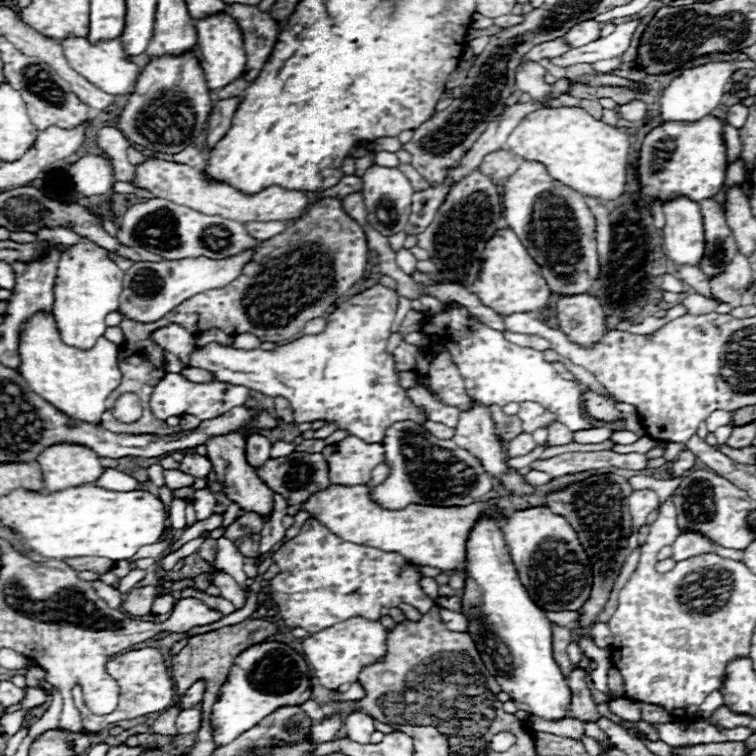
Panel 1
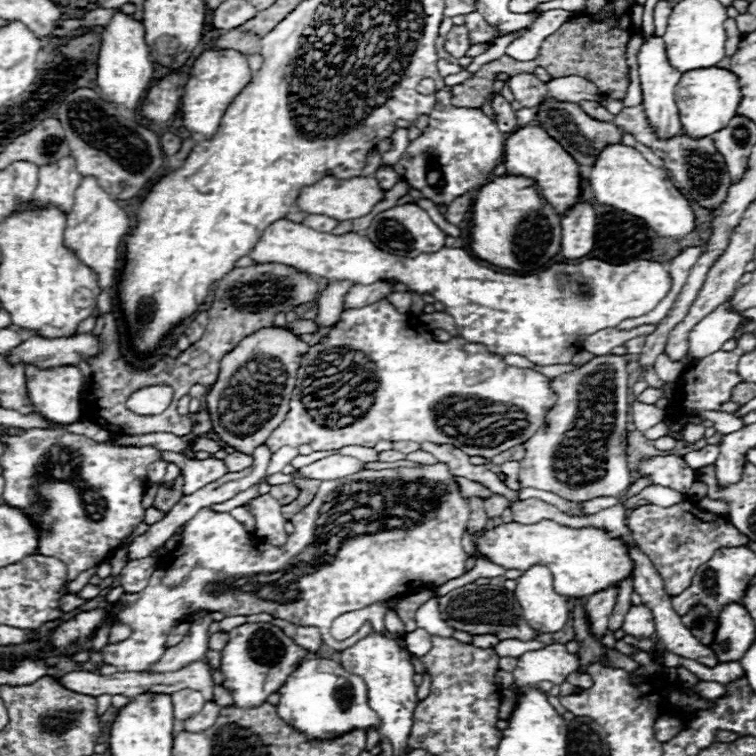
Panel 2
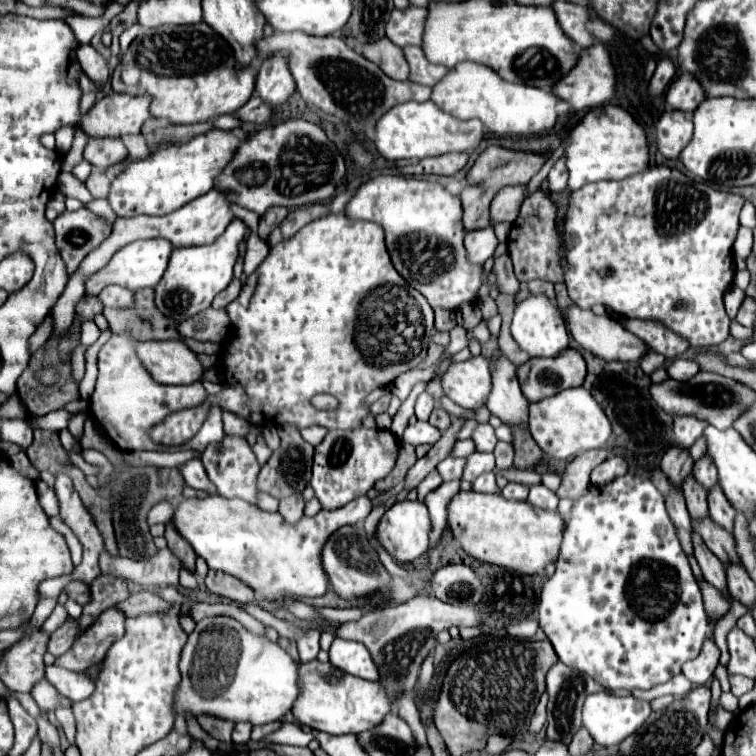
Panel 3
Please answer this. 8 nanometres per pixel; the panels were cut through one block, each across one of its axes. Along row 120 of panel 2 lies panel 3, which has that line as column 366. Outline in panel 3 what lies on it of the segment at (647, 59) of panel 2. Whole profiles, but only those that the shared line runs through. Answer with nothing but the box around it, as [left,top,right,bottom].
[330,638,378,682]

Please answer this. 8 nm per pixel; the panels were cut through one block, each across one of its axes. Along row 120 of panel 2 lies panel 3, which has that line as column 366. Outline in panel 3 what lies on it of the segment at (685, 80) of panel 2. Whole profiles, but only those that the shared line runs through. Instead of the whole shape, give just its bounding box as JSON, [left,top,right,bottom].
[292,660,390,734]

